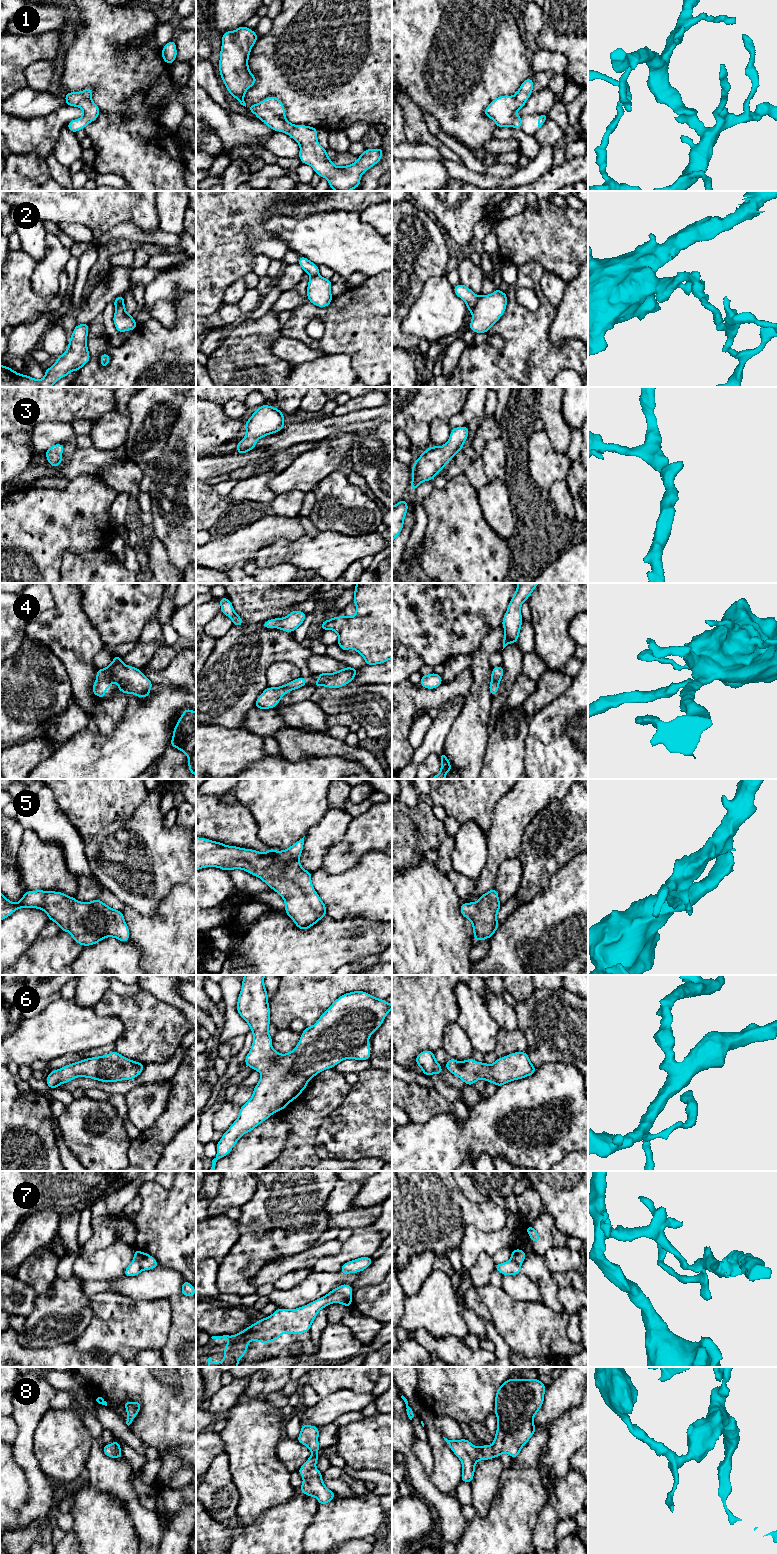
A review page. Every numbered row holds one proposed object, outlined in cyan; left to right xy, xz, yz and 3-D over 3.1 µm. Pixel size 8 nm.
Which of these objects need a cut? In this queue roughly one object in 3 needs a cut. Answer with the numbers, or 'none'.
2, 7

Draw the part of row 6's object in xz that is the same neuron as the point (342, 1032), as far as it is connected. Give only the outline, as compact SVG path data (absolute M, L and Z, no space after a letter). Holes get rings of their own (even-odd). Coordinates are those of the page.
M244 975L236 1008L253 1033L253 1044L245 1058L245 1066L260 1072L262 1076L254 1087L252 1097L241 1106L238 1118L216 1143L217 1155L212 1160L210 1171L215 1171L216 1162L228 1155L244 1134L296 1099L315 1075L333 1068L344 1059L368 1060L372 1053L369 1050L369 1036L382 1025L392 1009L392 1004L365 991L343 994L312 1027L305 1028L297 1046L291 1052L280 1054L272 1048L272 1037L268 1034L270 1007L264 978L265 975Z

